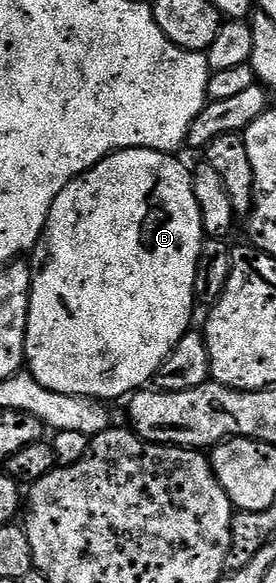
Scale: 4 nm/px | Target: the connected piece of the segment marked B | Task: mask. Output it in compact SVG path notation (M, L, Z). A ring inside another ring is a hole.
M132 147L126 151L114 151L103 161L99 161L91 169L87 169L79 177L75 177L63 189L63 193L59 193L59 197L55 197L55 201L51 205L51 209L47 213L47 221L43 233L39 237L37 246L31 252L31 266L33 268L33 288L31 289L31 305L29 306L29 320L27 321L27 337L25 338L25 362L27 370L35 377L35 381L39 381L39 385L43 385L47 389L51 389L55 393L67 393L68 395L86 395L92 399L102 401L110 401L109 399L121 399L132 396L134 393L142 390L146 386L145 383L154 378L157 370L163 365L163 361L167 361L167 357L175 349L175 345L179 345L179 341L185 334L191 330L189 323L193 319L193 307L195 308L195 269L199 265L199 257L201 256L201 247L205 244L205 230L203 229L203 221L199 213L199 201L195 201L195 193L193 192L193 176L183 164L177 160L178 156L173 153L164 151L152 151L151 149L143 149L142 147Z

